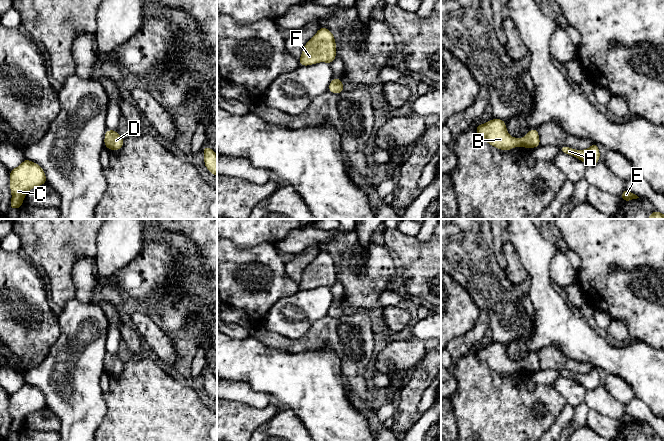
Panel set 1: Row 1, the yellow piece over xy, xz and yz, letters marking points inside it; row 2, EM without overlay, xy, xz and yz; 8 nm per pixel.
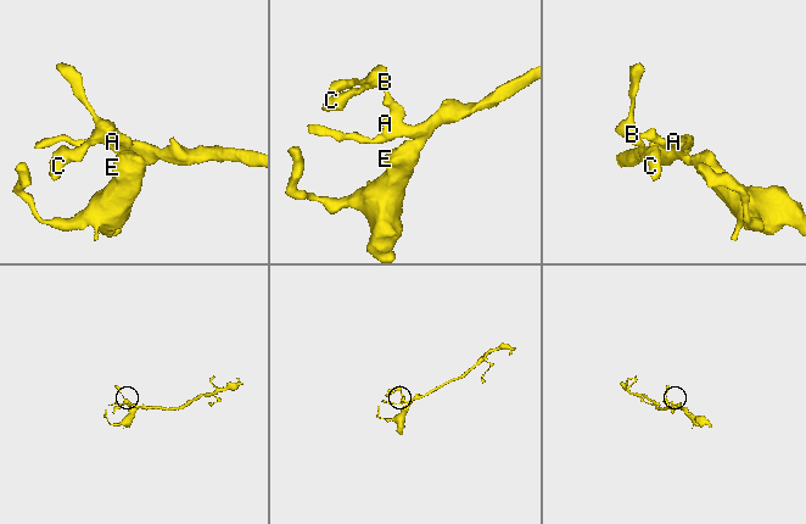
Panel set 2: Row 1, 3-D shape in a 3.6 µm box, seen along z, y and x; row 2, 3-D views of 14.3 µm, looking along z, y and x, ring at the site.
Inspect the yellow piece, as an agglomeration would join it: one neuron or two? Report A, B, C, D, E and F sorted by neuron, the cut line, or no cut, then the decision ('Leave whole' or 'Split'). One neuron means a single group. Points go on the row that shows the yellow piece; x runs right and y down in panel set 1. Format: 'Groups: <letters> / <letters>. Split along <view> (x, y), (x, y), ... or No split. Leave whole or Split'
Groups: A B C D E F. No split. Leave whole

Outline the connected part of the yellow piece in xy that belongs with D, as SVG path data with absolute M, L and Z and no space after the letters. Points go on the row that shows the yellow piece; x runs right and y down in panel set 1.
M107 129L104 137L104 145L111 150L120 150L124 144L124 139L117 133L116 130Z

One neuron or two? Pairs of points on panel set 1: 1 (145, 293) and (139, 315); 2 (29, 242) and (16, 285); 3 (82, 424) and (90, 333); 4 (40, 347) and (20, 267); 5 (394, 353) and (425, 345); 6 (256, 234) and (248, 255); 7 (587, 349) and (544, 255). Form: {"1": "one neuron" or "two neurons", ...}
{"1": "two neurons", "2": "two neurons", "3": "one neuron", "4": "one neuron", "5": "one neuron", "6": "two neurons", "7": "one neuron"}

